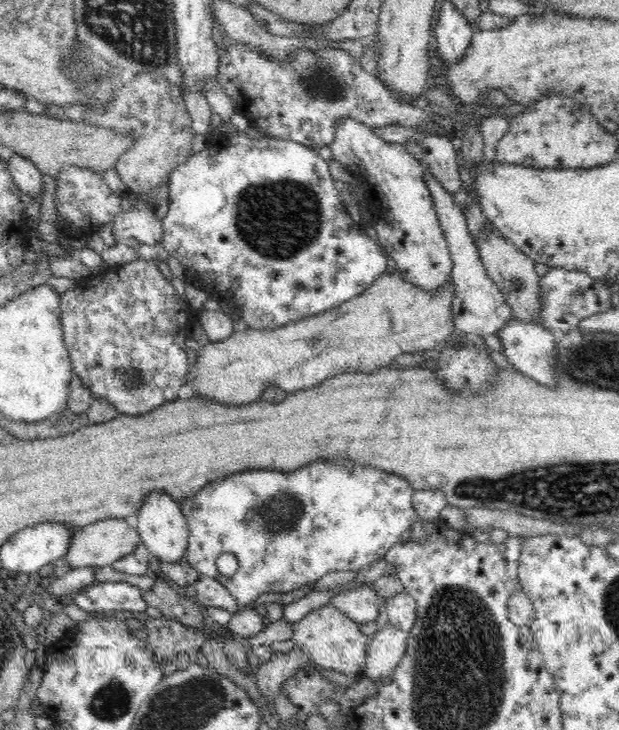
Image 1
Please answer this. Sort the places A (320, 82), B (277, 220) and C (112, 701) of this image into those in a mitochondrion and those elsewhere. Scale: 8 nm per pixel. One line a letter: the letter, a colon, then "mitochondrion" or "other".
A: mitochondrion
B: mitochondrion
C: mitochondrion

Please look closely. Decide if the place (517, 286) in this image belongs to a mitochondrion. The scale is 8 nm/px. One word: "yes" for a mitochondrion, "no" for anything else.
no

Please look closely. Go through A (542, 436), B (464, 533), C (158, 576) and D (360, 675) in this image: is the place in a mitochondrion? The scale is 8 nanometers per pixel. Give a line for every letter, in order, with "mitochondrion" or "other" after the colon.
A: other
B: other
C: other
D: other

